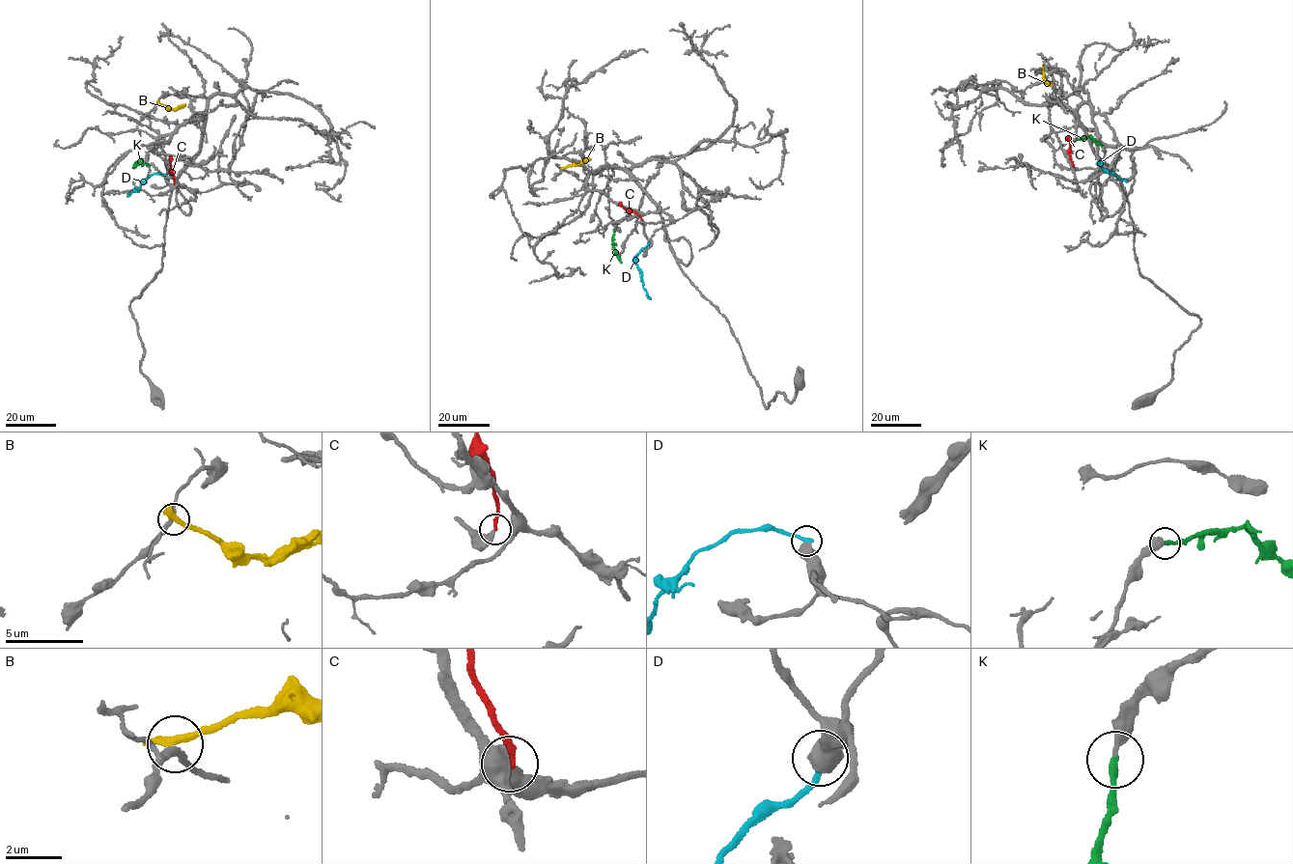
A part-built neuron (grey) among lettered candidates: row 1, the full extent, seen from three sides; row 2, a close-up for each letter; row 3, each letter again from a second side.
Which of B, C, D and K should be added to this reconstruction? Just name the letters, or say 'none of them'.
C, K

